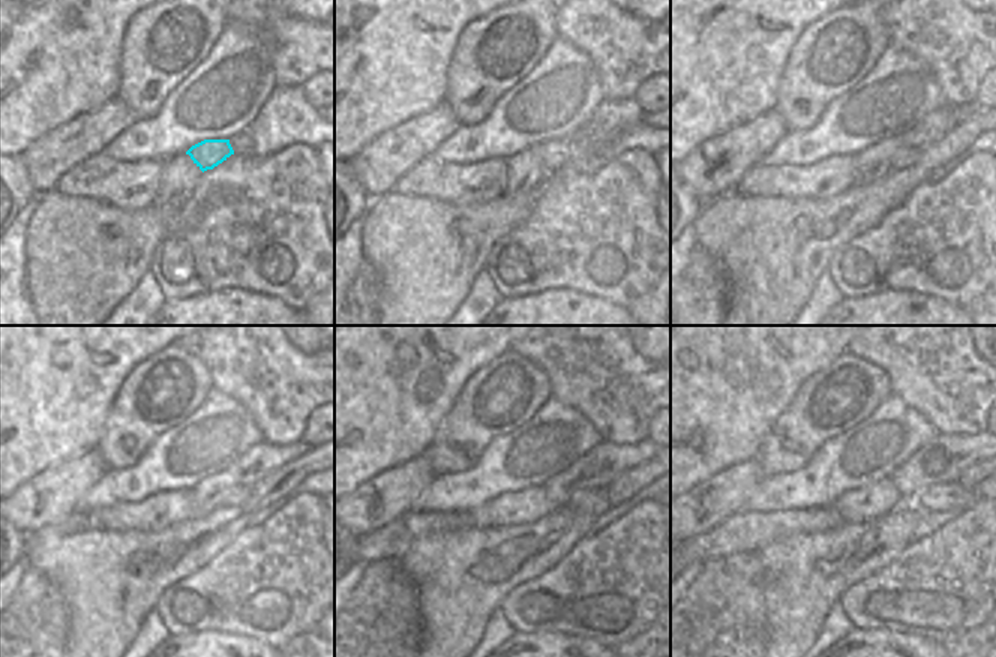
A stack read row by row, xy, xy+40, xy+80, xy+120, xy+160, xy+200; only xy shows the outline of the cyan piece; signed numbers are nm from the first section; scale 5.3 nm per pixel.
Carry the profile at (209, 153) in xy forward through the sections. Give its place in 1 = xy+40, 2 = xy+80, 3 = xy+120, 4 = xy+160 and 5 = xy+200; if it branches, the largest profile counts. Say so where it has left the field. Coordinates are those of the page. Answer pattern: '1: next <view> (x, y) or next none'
1: next xy+40 (555, 153)
2: next xy+80 (905, 158)
3: next xy+120 (236, 495)
4: next xy+160 (594, 501)
5: next xy+200 (939, 497)

